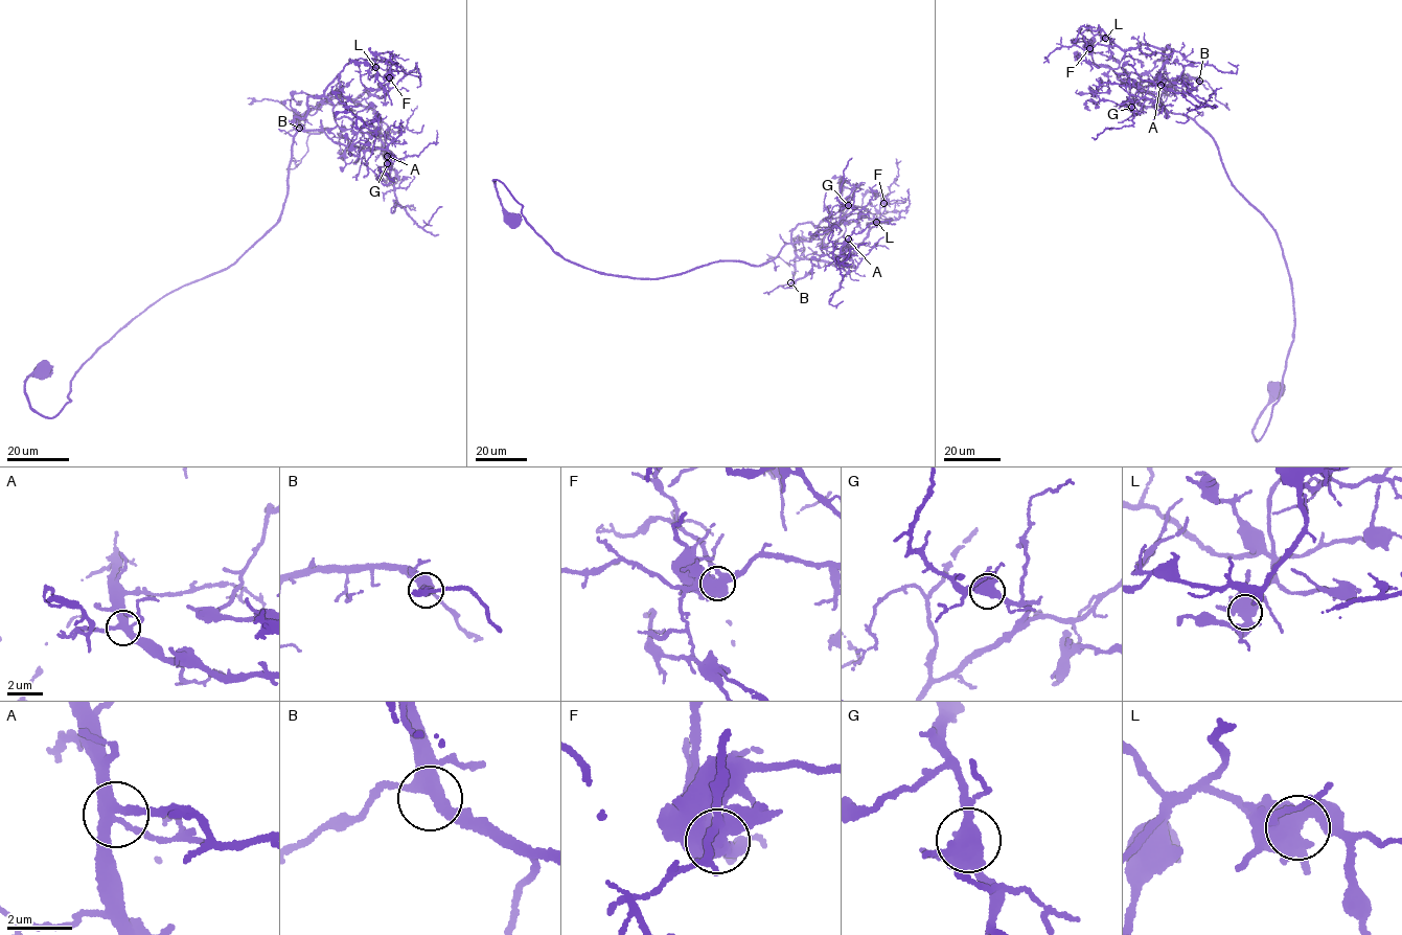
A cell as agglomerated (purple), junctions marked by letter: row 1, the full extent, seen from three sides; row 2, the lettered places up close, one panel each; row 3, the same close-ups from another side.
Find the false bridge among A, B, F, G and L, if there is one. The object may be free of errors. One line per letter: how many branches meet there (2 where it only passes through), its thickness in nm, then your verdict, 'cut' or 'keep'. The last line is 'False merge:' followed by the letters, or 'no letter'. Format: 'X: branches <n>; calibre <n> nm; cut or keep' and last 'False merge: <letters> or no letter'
A: branches 4; calibre 340 nm; keep
B: branches 4; calibre 400 nm; keep
F: branches 4; calibre 650 nm; keep
G: branches 4; calibre 550 nm; keep
L: branches 5; calibre 550 nm; keep
False merge: no letter

